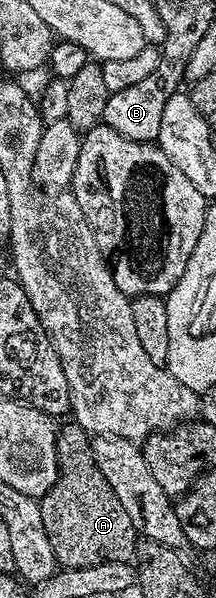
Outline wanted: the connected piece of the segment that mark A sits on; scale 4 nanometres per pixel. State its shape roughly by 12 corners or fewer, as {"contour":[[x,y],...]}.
{"contour":[[59,450],[39,507],[59,564],[129,563],[140,543],[93,450]]}

